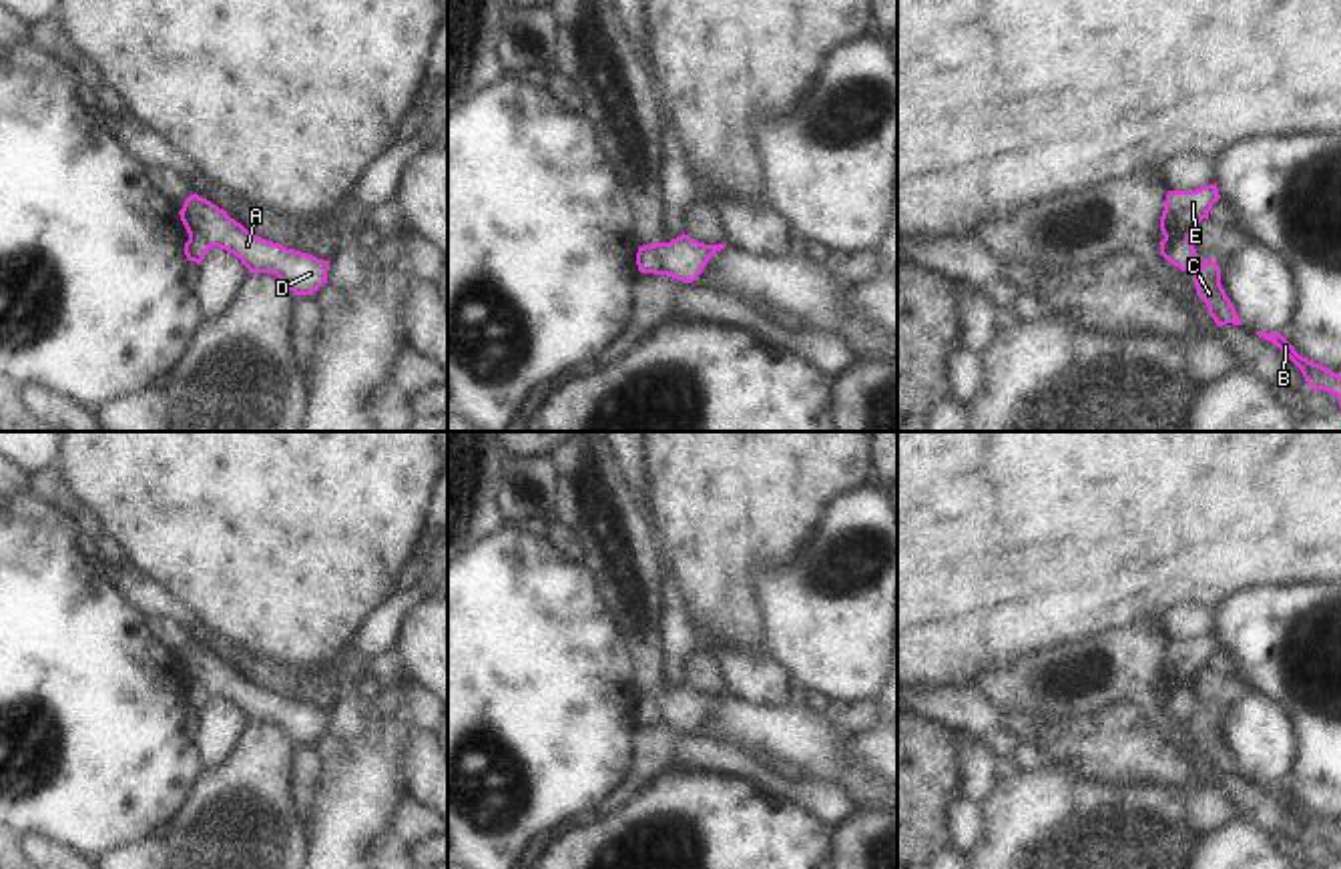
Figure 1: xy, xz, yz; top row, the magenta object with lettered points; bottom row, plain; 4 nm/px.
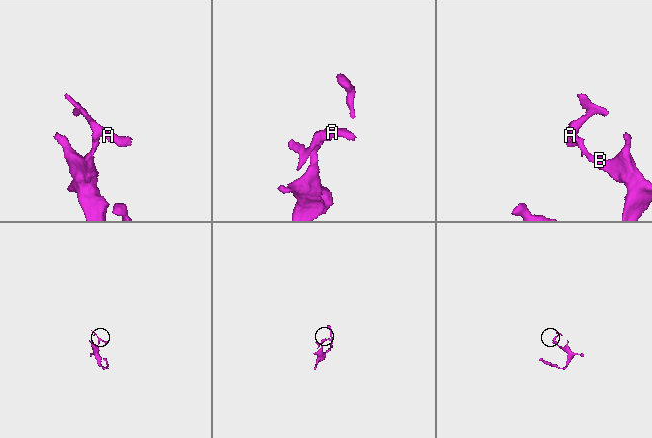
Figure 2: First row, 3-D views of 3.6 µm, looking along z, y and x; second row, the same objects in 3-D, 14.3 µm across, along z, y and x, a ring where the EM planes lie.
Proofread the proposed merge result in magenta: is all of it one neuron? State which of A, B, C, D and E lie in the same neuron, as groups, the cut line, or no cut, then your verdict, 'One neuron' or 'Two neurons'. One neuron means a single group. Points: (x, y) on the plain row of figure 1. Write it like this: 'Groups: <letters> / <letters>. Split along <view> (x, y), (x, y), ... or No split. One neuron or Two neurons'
Groups: A D E / B C. Split along xz (653, 695), (653, 713), (641, 721). Two neurons

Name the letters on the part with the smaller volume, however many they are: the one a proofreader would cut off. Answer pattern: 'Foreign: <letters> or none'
Foreign: A, D, E

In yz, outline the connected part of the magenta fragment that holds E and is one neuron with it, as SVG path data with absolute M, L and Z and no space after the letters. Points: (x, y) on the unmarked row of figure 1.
M1217 632L1196 640L1168 640L1160 666L1164 688L1190 688L1192 680L1221 648Z

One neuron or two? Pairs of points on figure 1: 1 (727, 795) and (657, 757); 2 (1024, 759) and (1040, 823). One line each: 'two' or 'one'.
1: two
2: two

